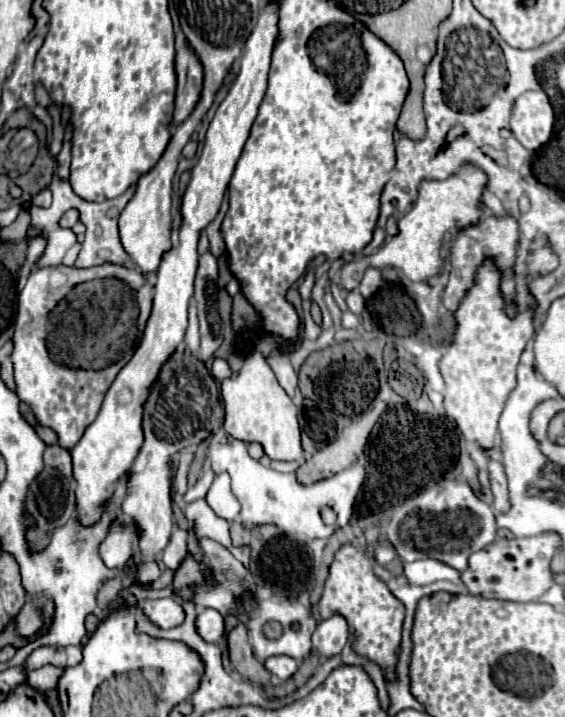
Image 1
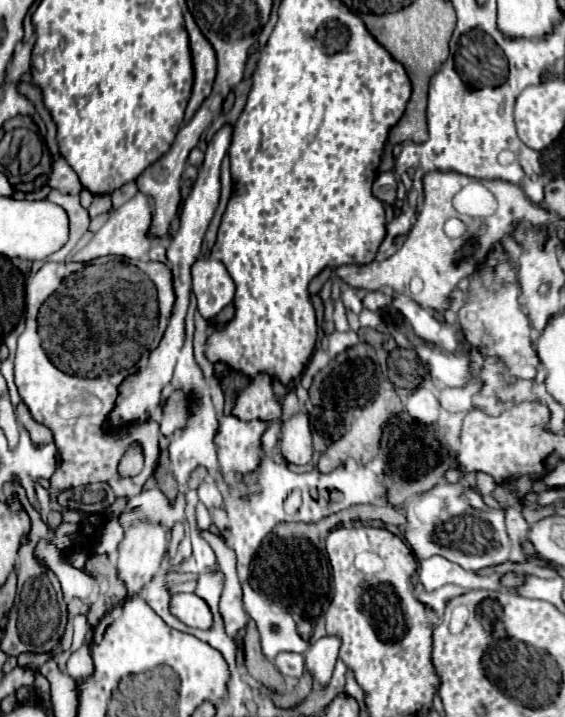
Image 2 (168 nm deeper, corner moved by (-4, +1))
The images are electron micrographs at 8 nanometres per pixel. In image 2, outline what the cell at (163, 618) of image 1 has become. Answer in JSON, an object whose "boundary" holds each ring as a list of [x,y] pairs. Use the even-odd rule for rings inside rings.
{"boundary":[[[194,592],[174,594],[170,600],[170,610],[174,616],[178,616],[184,624],[188,624],[192,628],[208,630],[214,622],[208,604],[200,596],[196,596]]]}

